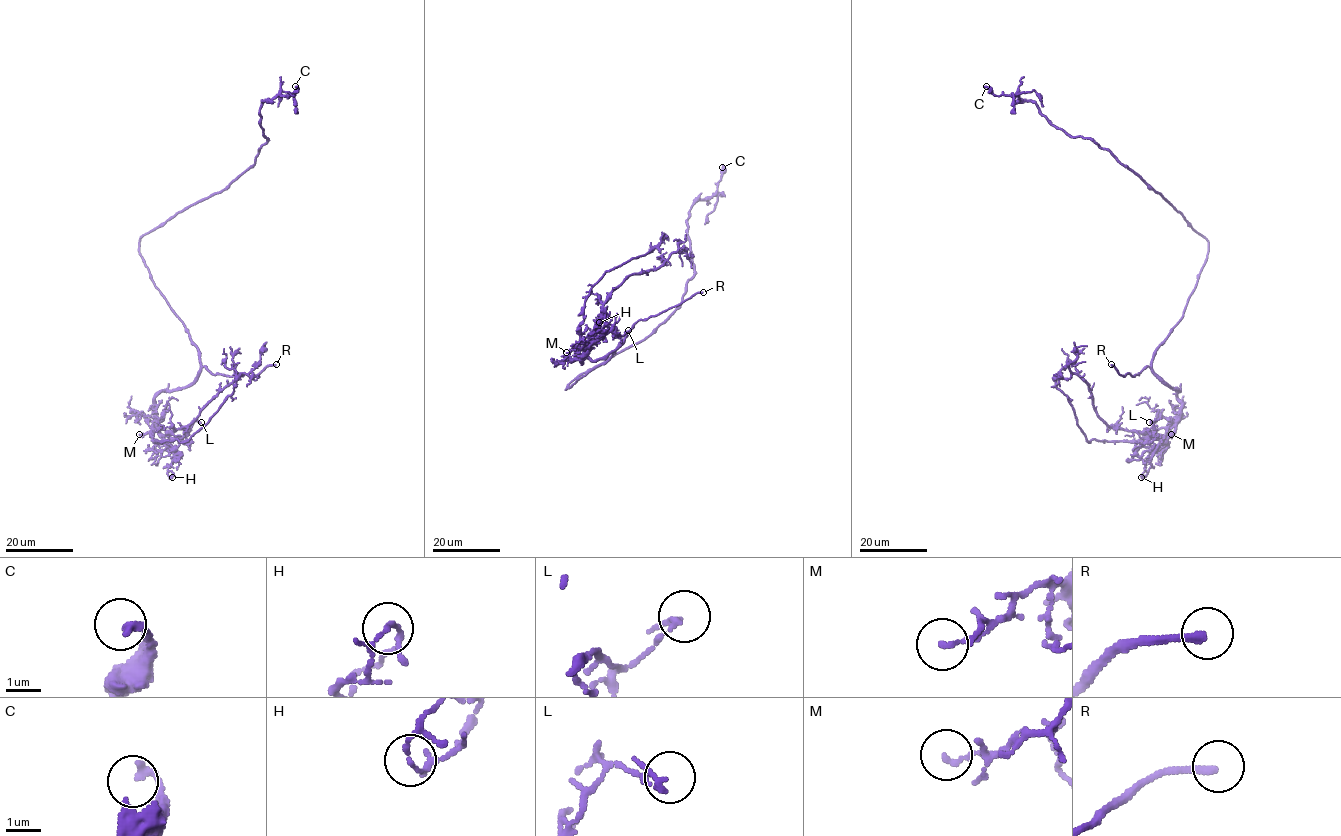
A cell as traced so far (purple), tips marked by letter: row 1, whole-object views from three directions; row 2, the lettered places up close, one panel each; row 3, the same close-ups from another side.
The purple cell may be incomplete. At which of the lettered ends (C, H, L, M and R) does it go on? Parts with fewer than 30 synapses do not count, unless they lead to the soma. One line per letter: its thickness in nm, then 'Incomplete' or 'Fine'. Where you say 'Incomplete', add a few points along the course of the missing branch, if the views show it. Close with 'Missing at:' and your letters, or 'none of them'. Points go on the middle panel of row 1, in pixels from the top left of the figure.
C: Thickness 240 nm. Fine
H: Thickness 80 nm. Fine
L: Thickness 180 nm. Fine
M: Thickness 130 nm. Fine
R: Thickness 240 nm. Incomplete. Course of what is missing: (703, 292), (709, 291), (714, 285), (718, 262), (721, 260)
Missing at: R

